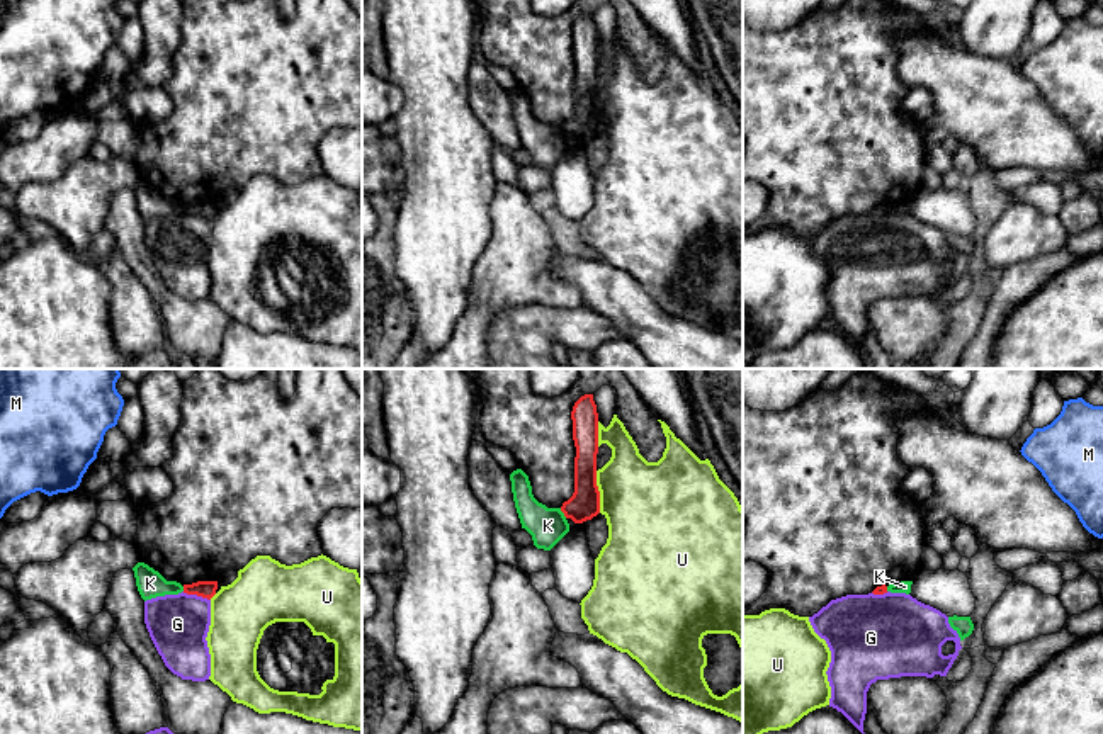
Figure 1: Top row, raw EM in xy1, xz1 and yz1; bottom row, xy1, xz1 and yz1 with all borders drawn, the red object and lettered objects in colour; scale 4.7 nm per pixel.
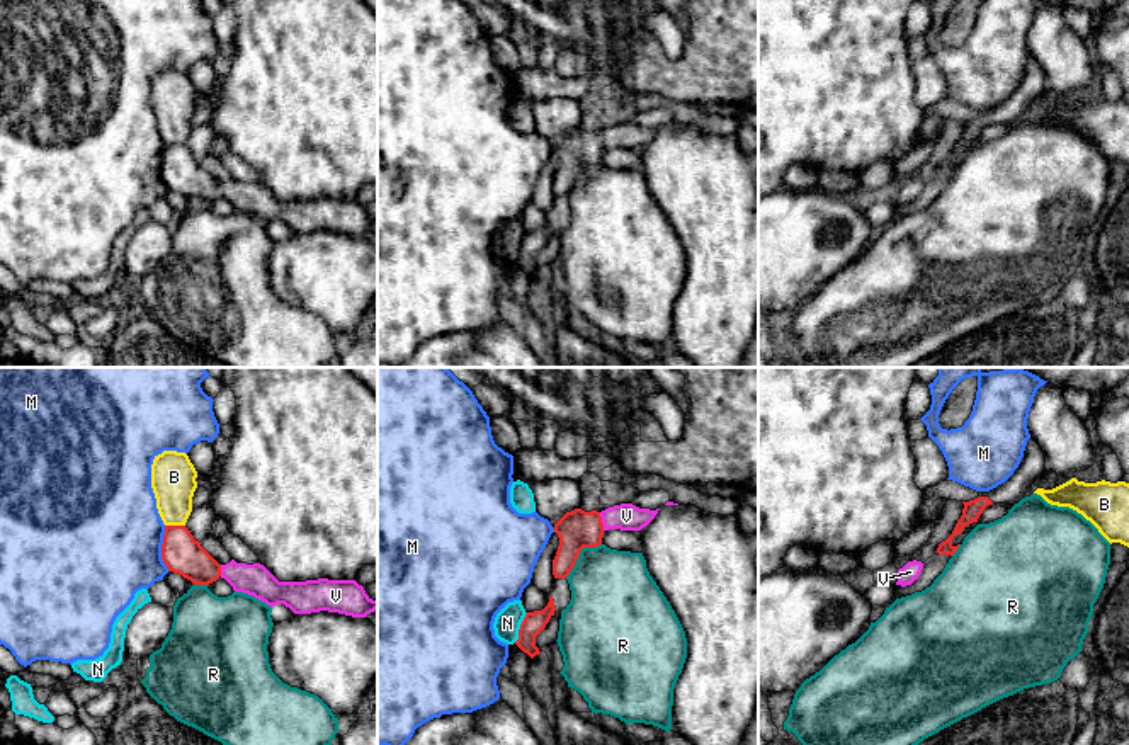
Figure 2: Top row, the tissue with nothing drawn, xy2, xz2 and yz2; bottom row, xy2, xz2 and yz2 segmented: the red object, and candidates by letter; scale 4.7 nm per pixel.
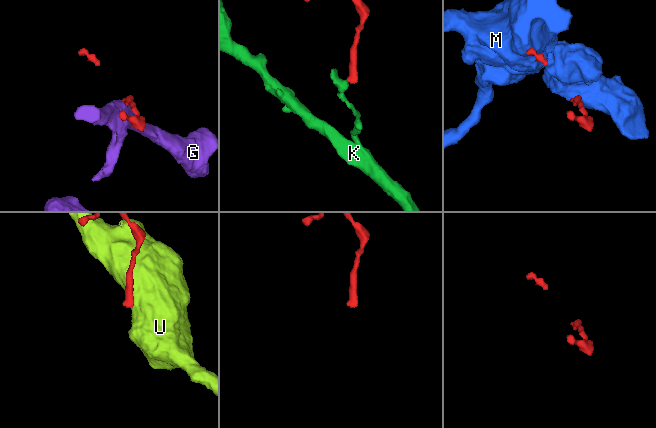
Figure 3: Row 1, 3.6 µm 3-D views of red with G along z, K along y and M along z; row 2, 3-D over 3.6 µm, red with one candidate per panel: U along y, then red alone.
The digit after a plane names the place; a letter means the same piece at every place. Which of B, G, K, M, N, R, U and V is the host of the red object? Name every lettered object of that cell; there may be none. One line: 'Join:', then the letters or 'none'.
Join: V

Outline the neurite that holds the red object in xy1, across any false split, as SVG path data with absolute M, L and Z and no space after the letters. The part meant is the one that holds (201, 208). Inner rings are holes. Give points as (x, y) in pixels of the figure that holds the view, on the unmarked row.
M197 200L192 204L184 204L184 212L197 214L211 219L216 214L218 200Z

